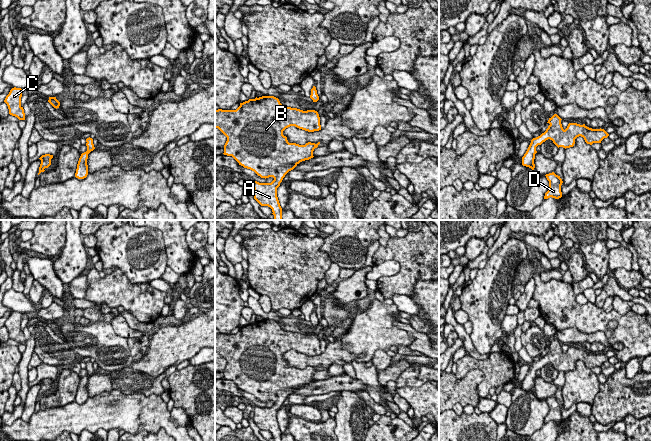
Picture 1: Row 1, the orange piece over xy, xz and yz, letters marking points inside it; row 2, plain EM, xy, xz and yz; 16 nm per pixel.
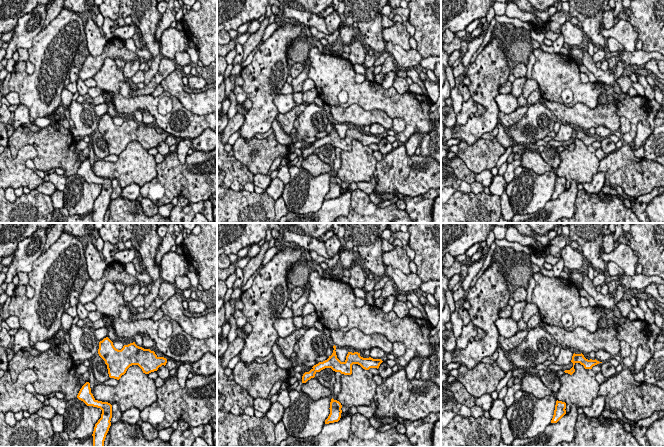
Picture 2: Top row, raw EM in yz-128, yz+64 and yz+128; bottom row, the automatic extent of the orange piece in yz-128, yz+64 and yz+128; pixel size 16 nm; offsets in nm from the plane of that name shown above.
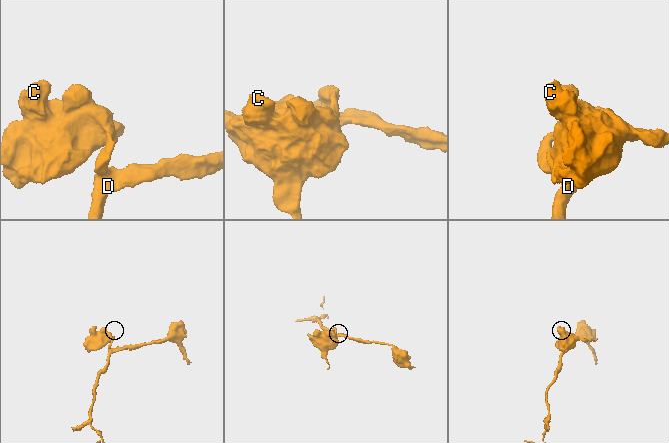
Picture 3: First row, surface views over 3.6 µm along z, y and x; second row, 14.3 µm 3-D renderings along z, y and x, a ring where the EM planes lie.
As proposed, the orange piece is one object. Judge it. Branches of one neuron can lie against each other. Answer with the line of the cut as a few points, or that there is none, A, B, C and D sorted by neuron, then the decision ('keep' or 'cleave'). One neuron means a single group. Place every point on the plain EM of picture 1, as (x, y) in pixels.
cut none; groups A B C D; keep

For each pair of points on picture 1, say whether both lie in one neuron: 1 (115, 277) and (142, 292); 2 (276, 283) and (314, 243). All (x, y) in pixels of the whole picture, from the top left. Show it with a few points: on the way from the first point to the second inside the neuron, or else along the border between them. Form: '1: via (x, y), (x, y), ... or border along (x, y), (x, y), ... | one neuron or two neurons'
1: via (122, 284), (130, 292), (135, 292) | one neuron
2: via (281, 271), (284, 265), (302, 247) | one neuron

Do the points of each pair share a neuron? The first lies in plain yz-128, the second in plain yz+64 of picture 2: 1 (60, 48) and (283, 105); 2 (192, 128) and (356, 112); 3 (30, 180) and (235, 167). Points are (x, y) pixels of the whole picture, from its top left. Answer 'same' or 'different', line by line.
1: different
2: different
3: same

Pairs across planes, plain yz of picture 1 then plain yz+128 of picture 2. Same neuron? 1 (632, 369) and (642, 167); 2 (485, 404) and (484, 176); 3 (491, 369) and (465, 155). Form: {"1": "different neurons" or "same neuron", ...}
{"1": "different neurons", "2": "same neuron", "3": "same neuron"}

